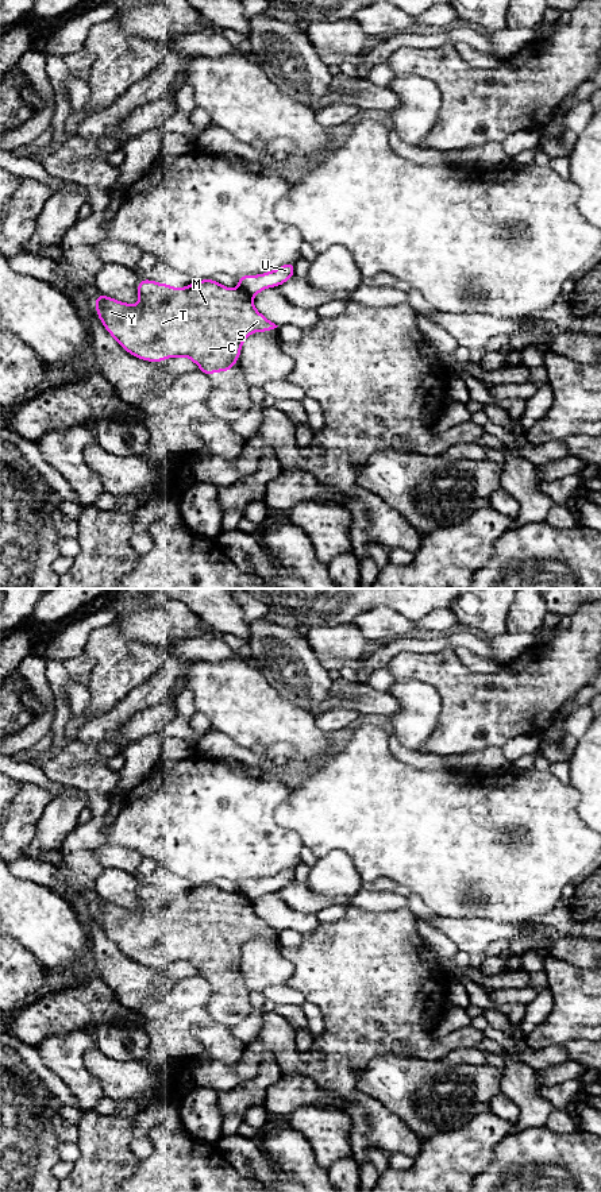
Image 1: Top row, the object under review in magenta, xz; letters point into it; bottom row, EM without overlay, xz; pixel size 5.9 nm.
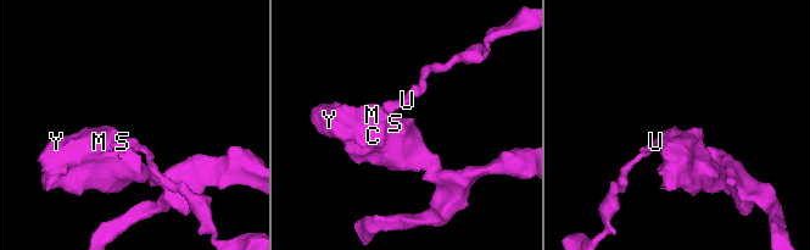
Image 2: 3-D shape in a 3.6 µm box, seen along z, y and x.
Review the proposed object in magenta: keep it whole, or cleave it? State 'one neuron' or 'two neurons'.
two neurons

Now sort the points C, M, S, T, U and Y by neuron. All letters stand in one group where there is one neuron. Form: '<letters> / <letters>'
C M S T Y / U

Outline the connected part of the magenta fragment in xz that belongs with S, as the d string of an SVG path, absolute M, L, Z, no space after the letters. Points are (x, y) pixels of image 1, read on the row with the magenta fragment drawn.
M205 278L176 289L172 285L140 279L139 304L131 305L99 294L96 312L111 336L128 354L149 362L185 356L193 360L208 377L216 370L224 373L239 360L244 339L257 331L269 332L278 325L261 315L253 297L242 289L230 289Z

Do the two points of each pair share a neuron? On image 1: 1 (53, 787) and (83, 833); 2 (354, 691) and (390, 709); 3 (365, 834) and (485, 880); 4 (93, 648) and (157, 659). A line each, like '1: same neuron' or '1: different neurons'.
1: same neuron
2: same neuron
3: same neuron
4: same neuron

